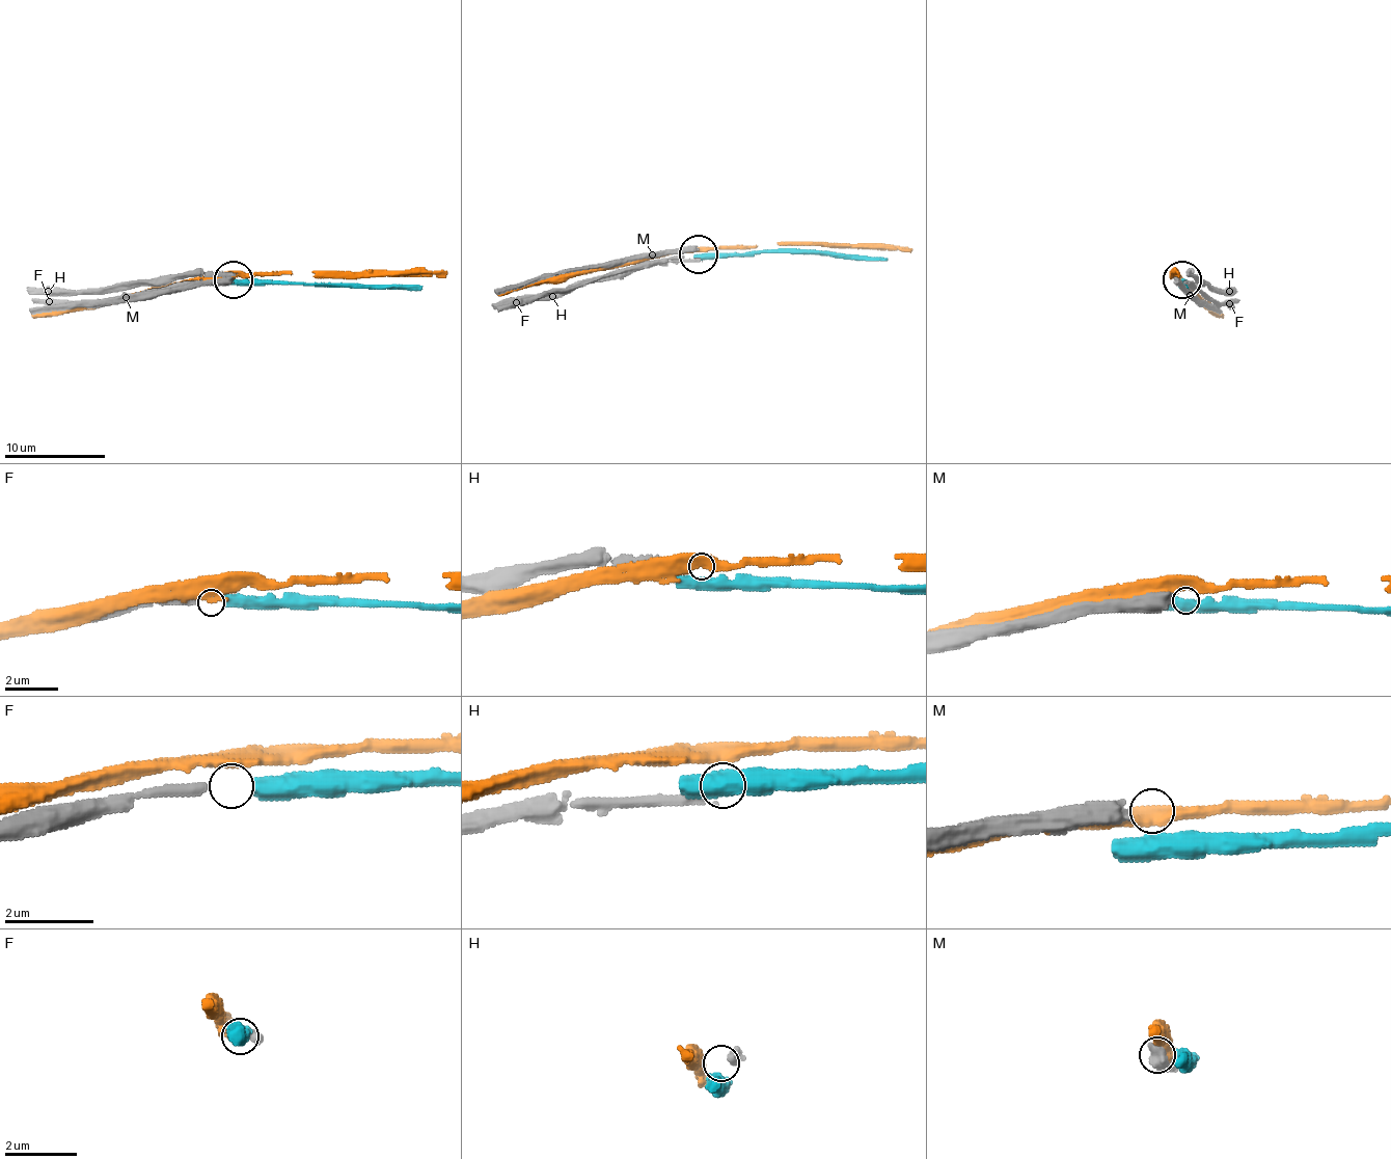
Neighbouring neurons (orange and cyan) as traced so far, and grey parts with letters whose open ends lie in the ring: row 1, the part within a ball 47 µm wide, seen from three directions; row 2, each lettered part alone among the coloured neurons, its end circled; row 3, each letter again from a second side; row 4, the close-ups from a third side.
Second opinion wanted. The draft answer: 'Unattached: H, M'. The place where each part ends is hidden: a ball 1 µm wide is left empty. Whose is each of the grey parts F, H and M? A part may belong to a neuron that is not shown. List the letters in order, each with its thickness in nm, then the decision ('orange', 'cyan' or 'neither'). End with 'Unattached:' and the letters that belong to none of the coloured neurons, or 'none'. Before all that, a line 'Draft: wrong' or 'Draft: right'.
Draft: right
F: 220 nm thick; cyan
H: 260 nm thick; neither
M: 440 nm thick; neither
Unattached: H, M

